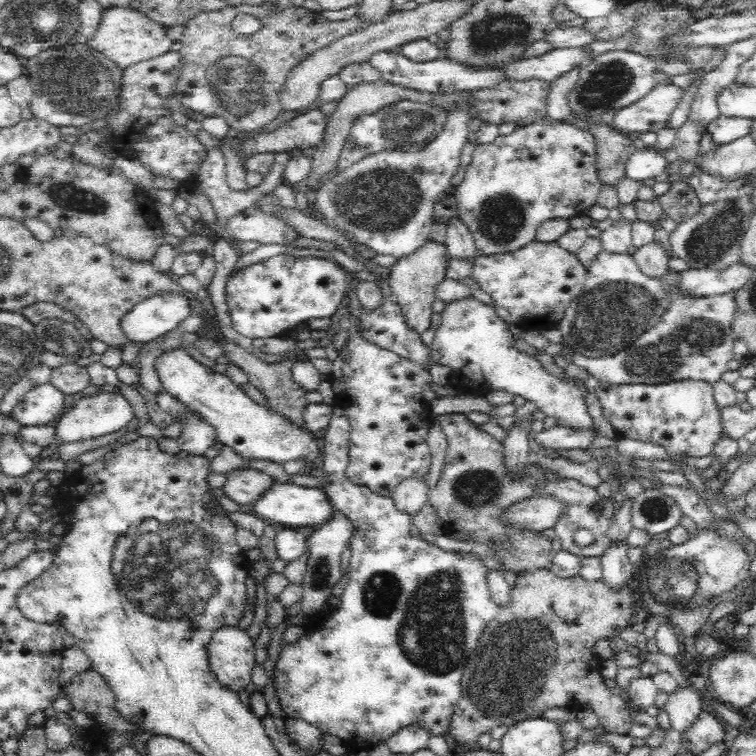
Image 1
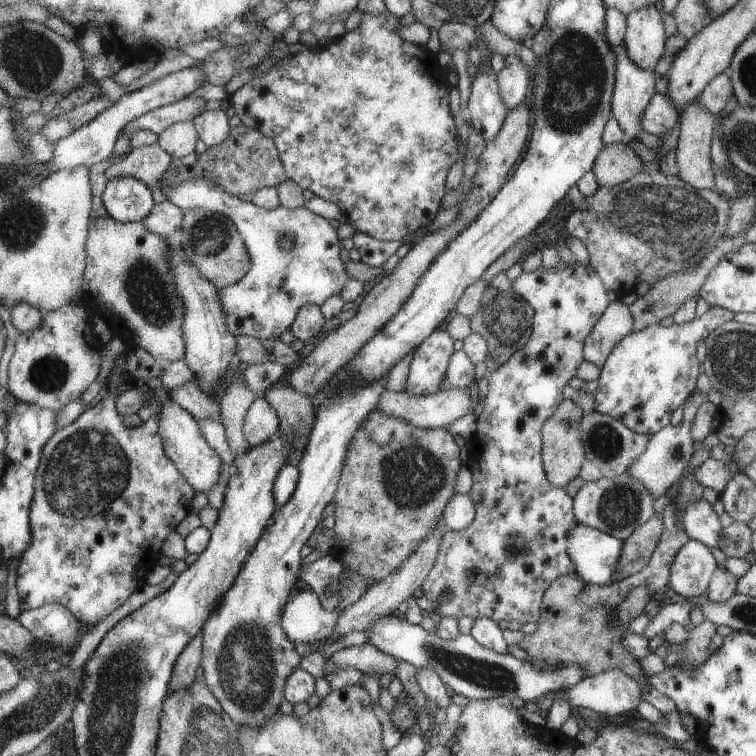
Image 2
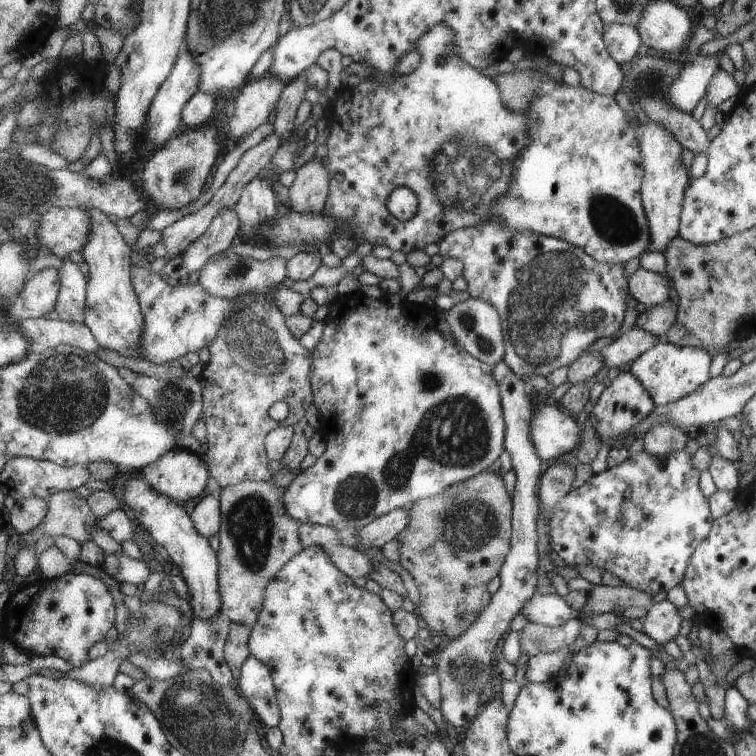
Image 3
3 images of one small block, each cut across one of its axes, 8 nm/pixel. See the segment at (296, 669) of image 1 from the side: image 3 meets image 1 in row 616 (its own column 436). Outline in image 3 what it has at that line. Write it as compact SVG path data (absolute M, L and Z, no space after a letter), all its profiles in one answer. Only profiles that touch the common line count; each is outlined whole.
M372 300L370 306L358 304L354 308L352 306L344 308L340 310L336 320L324 322L326 328L324 328L322 340L310 352L313 355L313 370L310 370L310 378L313 378L313 403L320 411L326 452L318 458L314 466L310 466L304 472L300 471L282 496L286 512L294 520L330 526L336 532L344 528L362 529L392 510L402 508L408 502L436 496L446 488L486 471L486 468L502 454L506 426L504 426L505 418L502 418L502 406L500 406L500 387L494 378L493 366L473 358L464 348L450 344L442 334L436 332L436 328L424 328L424 318L430 318L426 314L426 304L415 305L406 301L396 301L395 306L388 306L382 300Z

